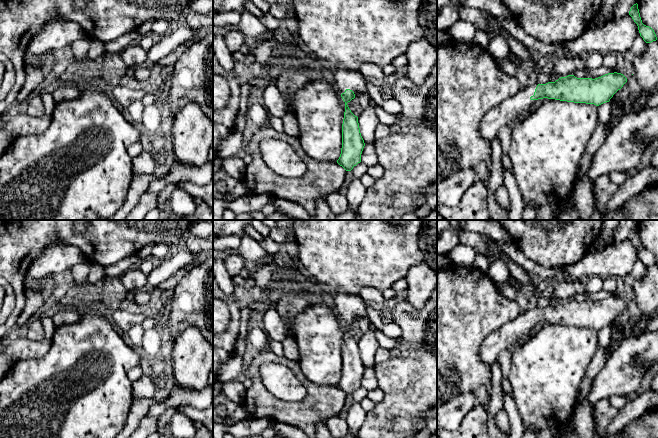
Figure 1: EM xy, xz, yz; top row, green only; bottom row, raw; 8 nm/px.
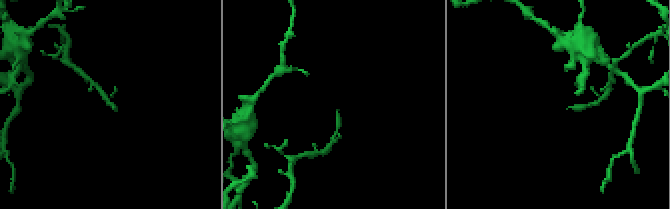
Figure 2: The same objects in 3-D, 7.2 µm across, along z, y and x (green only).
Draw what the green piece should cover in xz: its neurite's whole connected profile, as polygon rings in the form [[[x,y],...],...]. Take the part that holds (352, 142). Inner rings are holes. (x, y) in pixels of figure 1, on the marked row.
[[[338,68],[332,71],[332,82],[345,102],[345,112],[342,124],[342,148],[337,163],[346,171],[351,171],[361,162],[361,154],[365,146],[360,133],[358,117],[349,109],[347,103],[361,94],[368,95],[365,77],[360,72],[348,68]]]

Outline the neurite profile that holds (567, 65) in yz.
[[[564,56],[556,63],[552,63],[553,69],[551,75],[555,75],[559,78],[573,75],[576,71],[589,70],[590,67],[580,56]]]

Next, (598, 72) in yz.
[[[602,66],[600,68],[596,68],[596,69],[592,69],[590,68],[589,70],[585,70],[585,71],[576,71],[573,75],[577,78],[598,78],[601,77],[605,74],[607,74],[607,67],[606,66]]]

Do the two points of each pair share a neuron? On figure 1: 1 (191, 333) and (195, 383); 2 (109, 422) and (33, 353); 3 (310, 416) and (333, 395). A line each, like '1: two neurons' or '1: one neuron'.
1: one neuron
2: two neurons
3: one neuron

